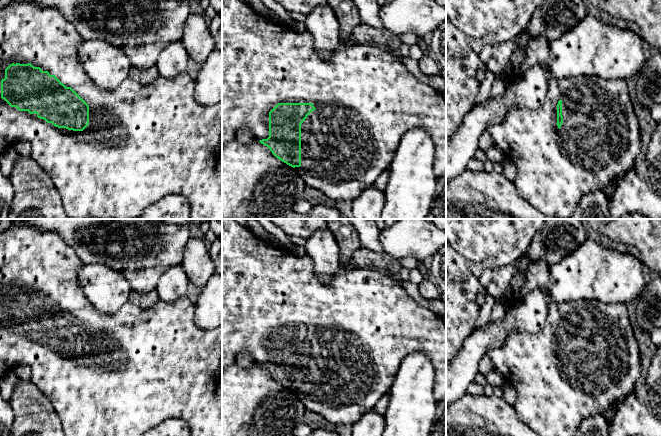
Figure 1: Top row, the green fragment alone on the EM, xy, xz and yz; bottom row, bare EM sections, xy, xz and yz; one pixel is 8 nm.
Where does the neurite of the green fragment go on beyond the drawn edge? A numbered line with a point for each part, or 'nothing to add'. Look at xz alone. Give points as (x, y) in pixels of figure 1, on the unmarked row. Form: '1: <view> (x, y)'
1: xz (366, 323)

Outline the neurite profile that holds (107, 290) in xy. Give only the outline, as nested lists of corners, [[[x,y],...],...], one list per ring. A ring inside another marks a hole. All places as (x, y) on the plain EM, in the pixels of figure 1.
[[[84,264],[78,278],[87,300],[102,314],[117,313],[132,291],[121,273],[103,264]]]

